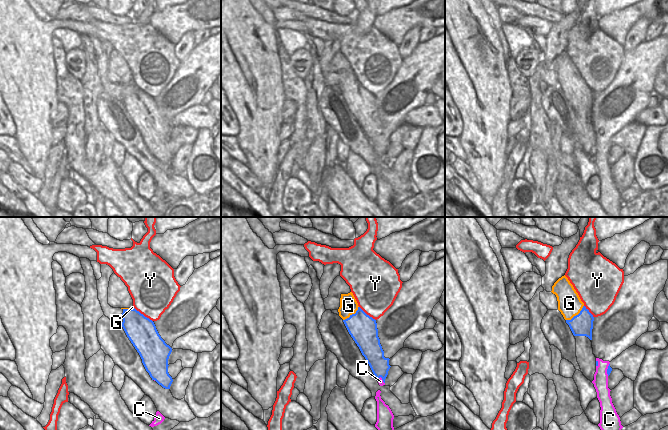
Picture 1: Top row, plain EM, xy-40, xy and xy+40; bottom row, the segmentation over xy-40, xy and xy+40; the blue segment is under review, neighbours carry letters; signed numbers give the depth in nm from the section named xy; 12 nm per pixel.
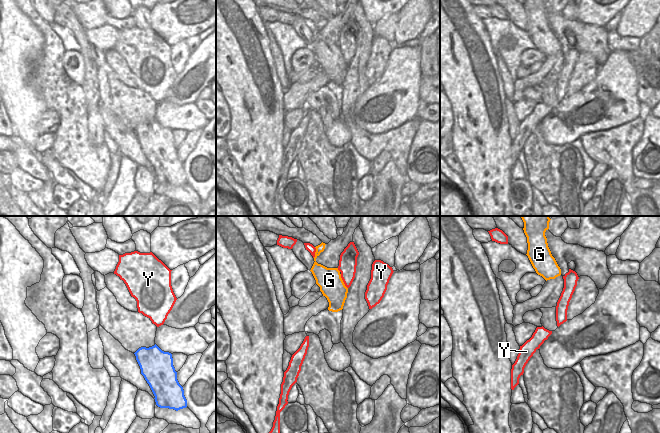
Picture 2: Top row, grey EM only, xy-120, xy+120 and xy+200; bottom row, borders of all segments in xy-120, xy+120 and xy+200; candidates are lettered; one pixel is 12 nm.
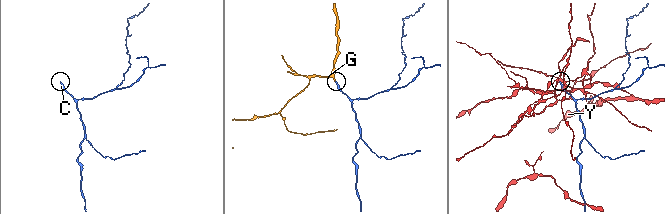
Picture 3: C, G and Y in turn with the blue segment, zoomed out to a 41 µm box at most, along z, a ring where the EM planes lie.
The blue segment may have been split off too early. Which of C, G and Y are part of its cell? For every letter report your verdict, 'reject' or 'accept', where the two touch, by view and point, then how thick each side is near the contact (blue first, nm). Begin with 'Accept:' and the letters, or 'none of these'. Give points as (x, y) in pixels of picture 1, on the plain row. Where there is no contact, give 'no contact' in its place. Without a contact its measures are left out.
Accept: G
C: reject; meets blue in xy+40 at (607, 145); 50 nm thick on the blue side, 170 nm on the other
G: accept; meets blue in xy+40 at (576, 91); 260 nm thick on the blue side, 280 nm on the other
Y: reject; meets blue in xy-40 at (142, 90); 360 nm thick on the blue side, 460 nm on the other

